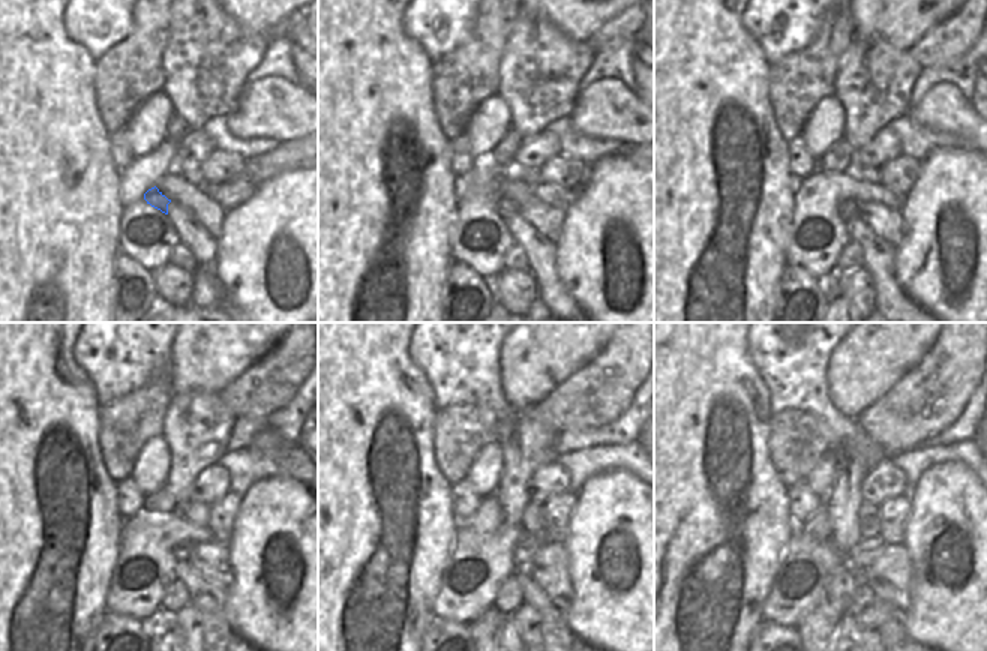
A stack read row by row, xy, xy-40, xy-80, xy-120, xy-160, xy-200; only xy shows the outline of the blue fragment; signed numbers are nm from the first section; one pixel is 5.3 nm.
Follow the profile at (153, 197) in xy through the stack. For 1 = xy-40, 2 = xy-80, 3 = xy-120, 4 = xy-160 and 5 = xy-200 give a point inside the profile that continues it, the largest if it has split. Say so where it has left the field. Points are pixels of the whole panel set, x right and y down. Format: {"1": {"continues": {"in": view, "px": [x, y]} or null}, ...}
{"1": {"continues": {"in": "xy-40", "px": [506, 207]}}, "2": {"continues": {"in": "xy-80", "px": [848, 210]}}, "3": {"continues": {"in": "xy-120", "px": [182, 549]}}, "4": {"continues": {"in": "xy-160", "px": [524, 551]}}, "5": {"continues": {"in": "xy-200", "px": [866, 551]}}}

